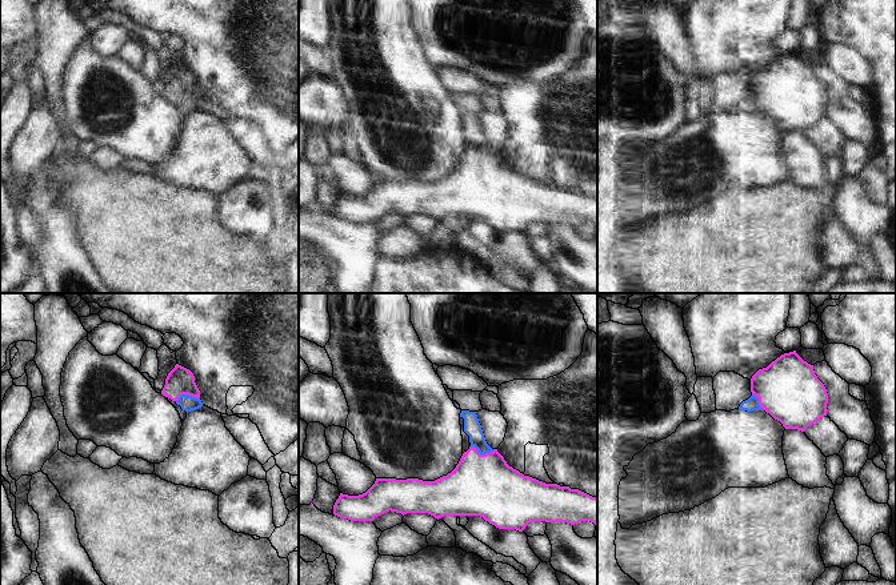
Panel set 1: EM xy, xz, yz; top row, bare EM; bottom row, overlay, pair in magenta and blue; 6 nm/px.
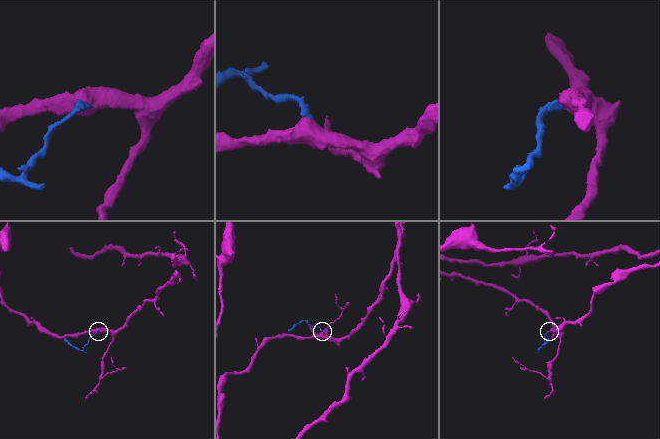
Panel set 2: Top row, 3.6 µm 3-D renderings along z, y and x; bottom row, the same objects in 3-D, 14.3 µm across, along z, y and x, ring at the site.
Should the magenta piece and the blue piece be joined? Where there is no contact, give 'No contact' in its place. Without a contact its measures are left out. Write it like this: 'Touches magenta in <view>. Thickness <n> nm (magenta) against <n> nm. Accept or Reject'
Touches magenta in xz. Thickness 380 nm (magenta) against 100 nm. Reject.

